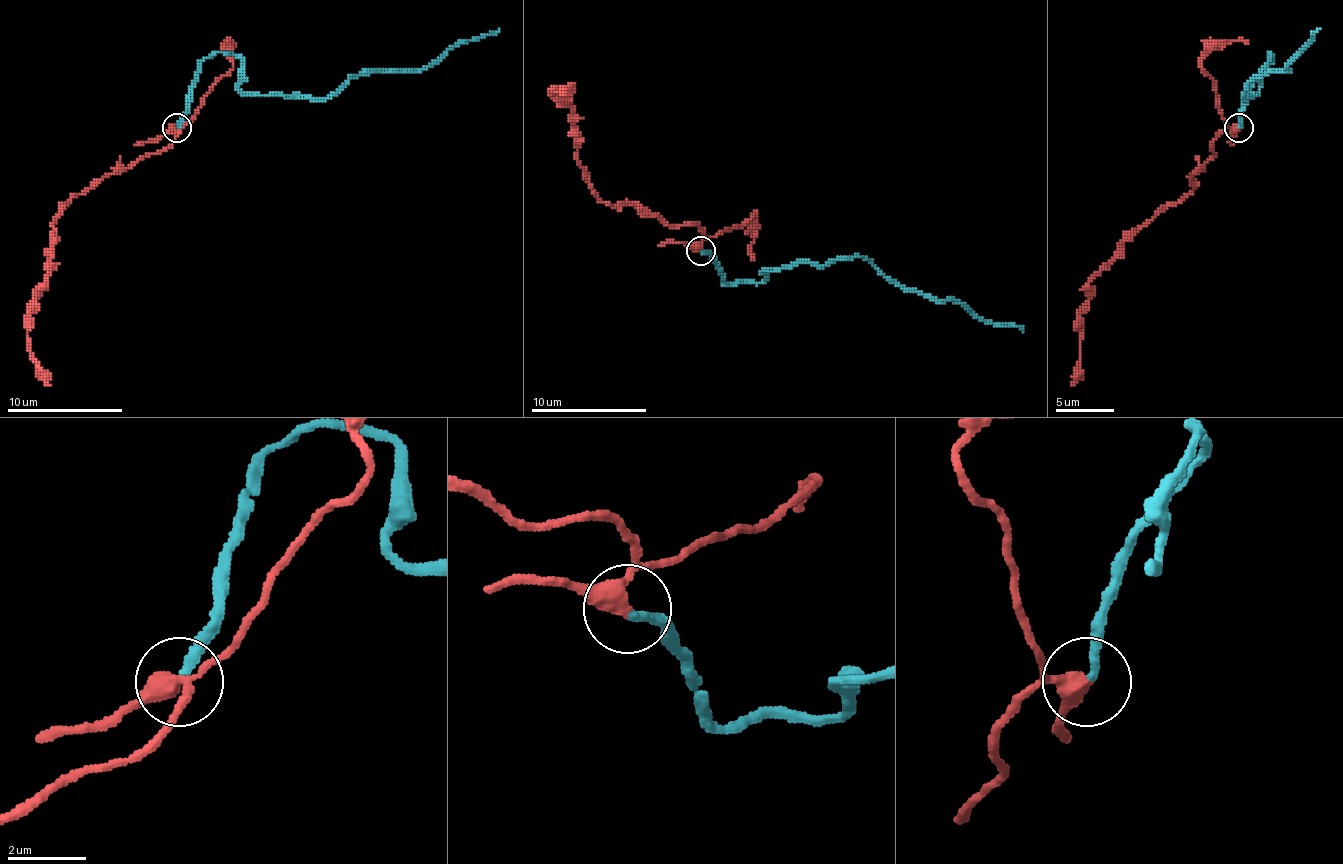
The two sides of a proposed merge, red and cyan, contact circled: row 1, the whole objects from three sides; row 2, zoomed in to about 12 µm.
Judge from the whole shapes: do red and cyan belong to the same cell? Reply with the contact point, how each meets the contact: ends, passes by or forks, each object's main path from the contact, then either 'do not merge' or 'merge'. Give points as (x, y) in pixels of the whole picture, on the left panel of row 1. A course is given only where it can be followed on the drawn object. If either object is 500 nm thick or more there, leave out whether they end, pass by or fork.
place (177, 128); red passes by; cyan ends; course red (178, 127), (163, 150), (146, 153), (82, 191), (53, 220), (50, 275), (27, 315), (30, 359), (50, 385); course cyan (178, 127), (198, 66), (218, 52), (241, 61), (244, 92), (334, 95), (369, 72), (427, 69), (499, 29); merge

